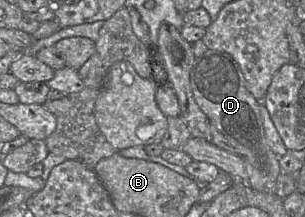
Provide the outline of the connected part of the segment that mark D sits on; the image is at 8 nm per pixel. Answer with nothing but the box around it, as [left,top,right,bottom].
[190,49,282,192]

